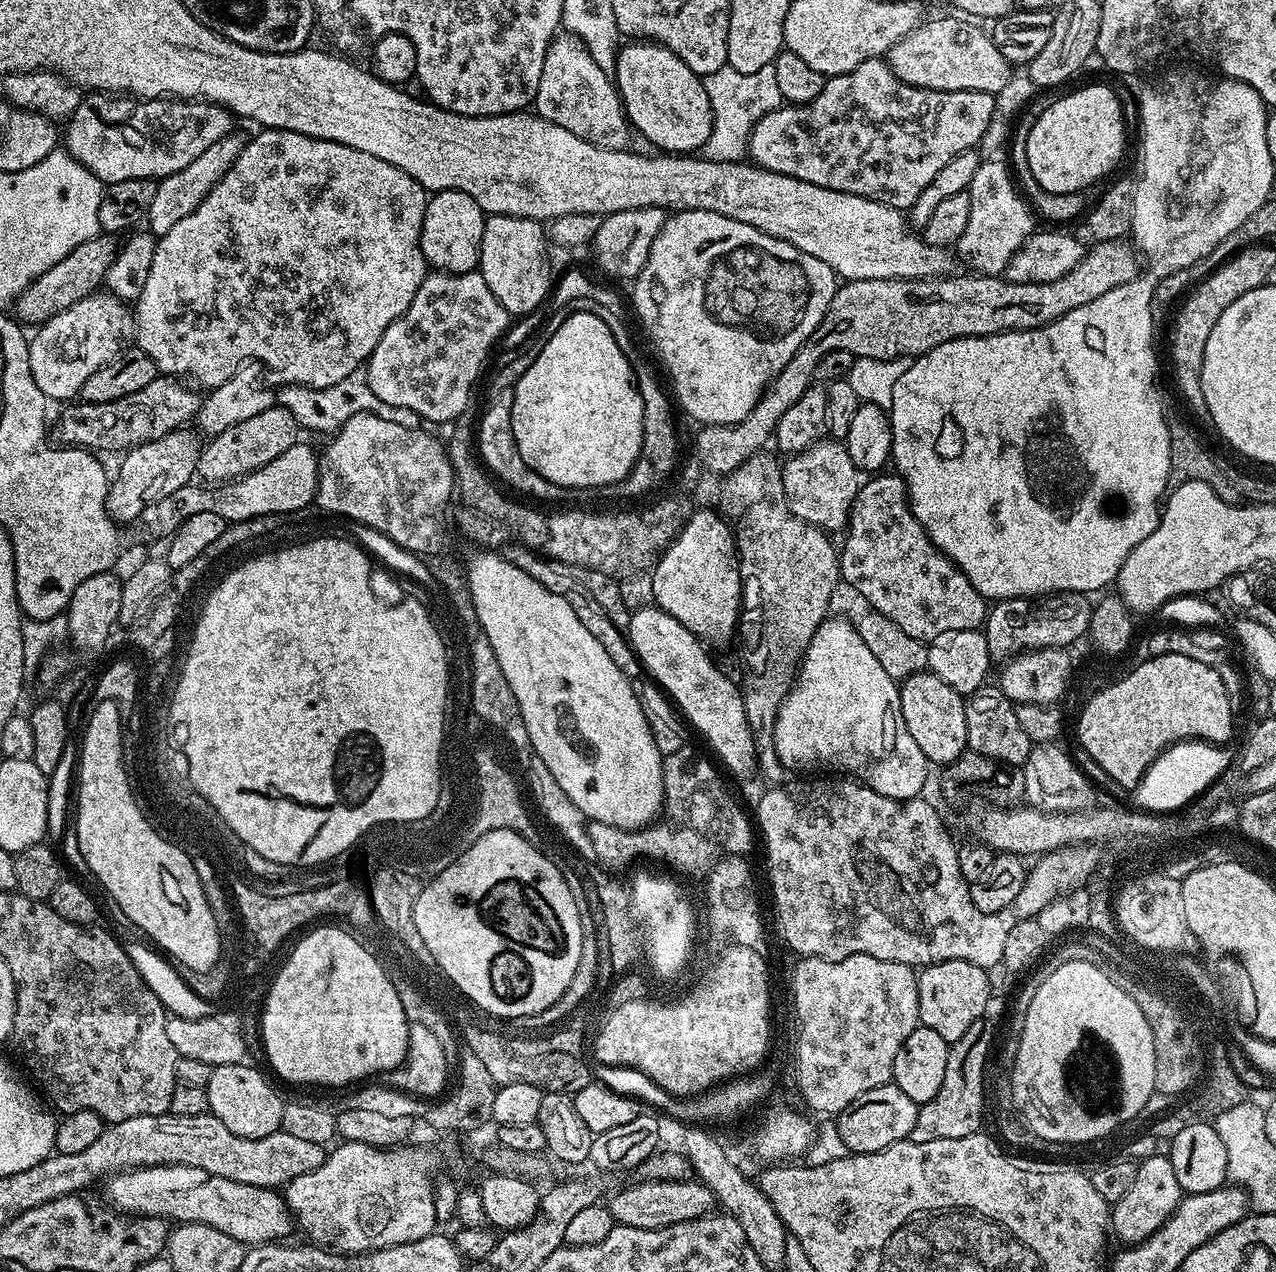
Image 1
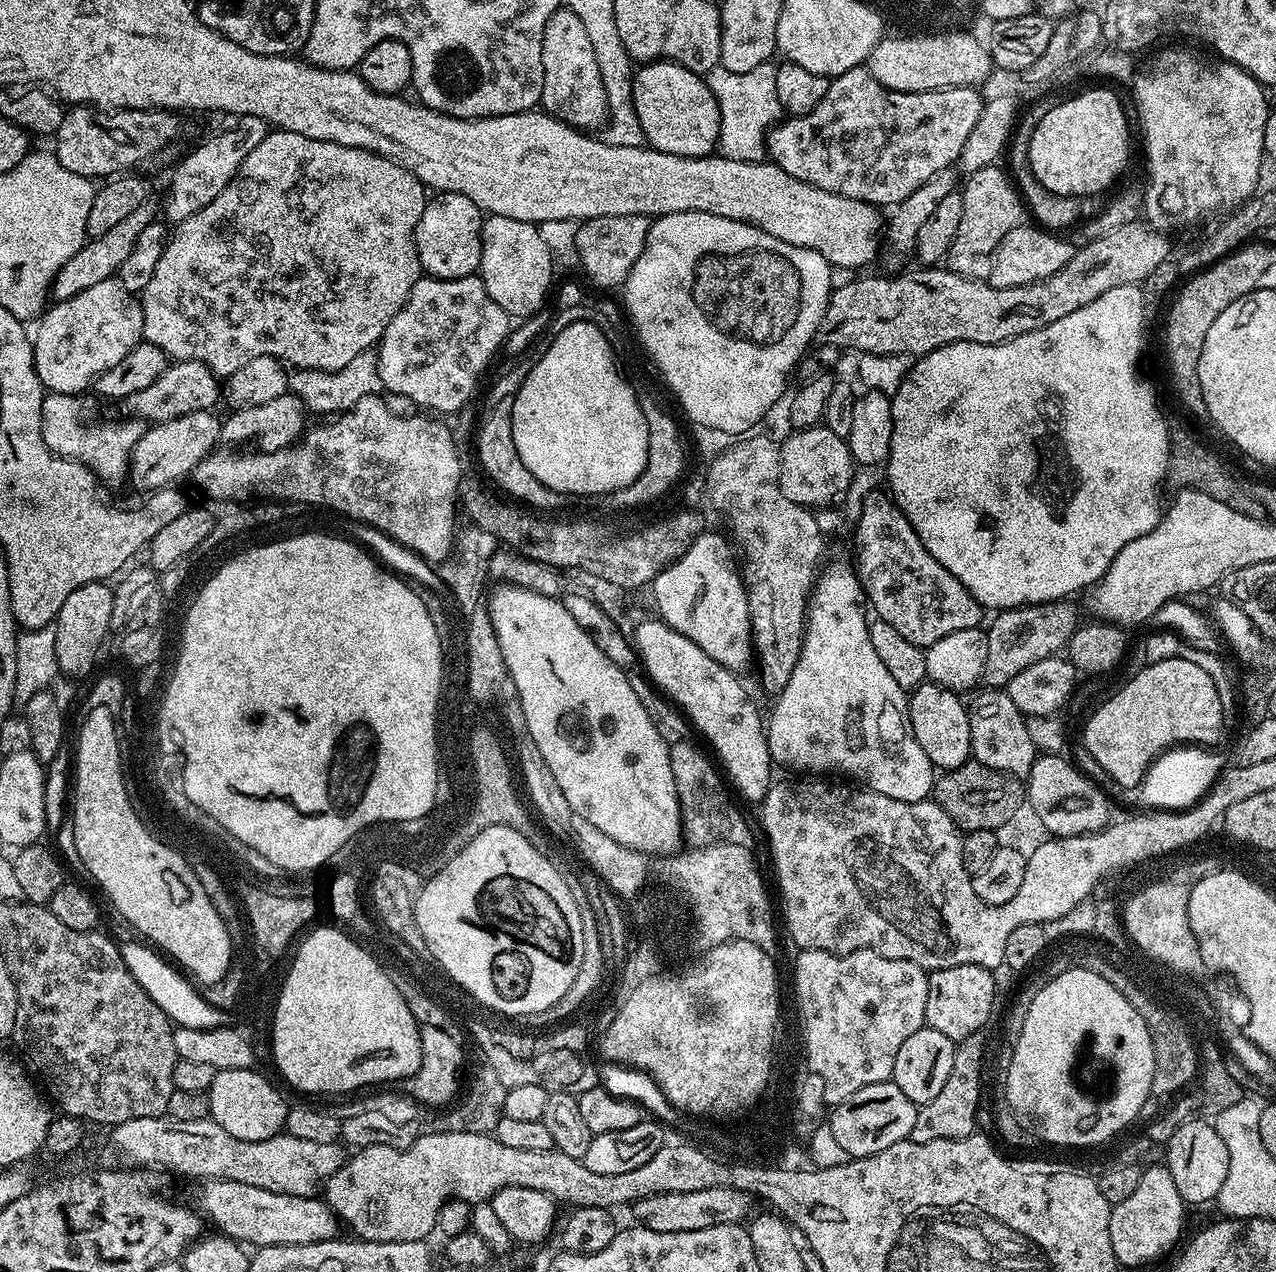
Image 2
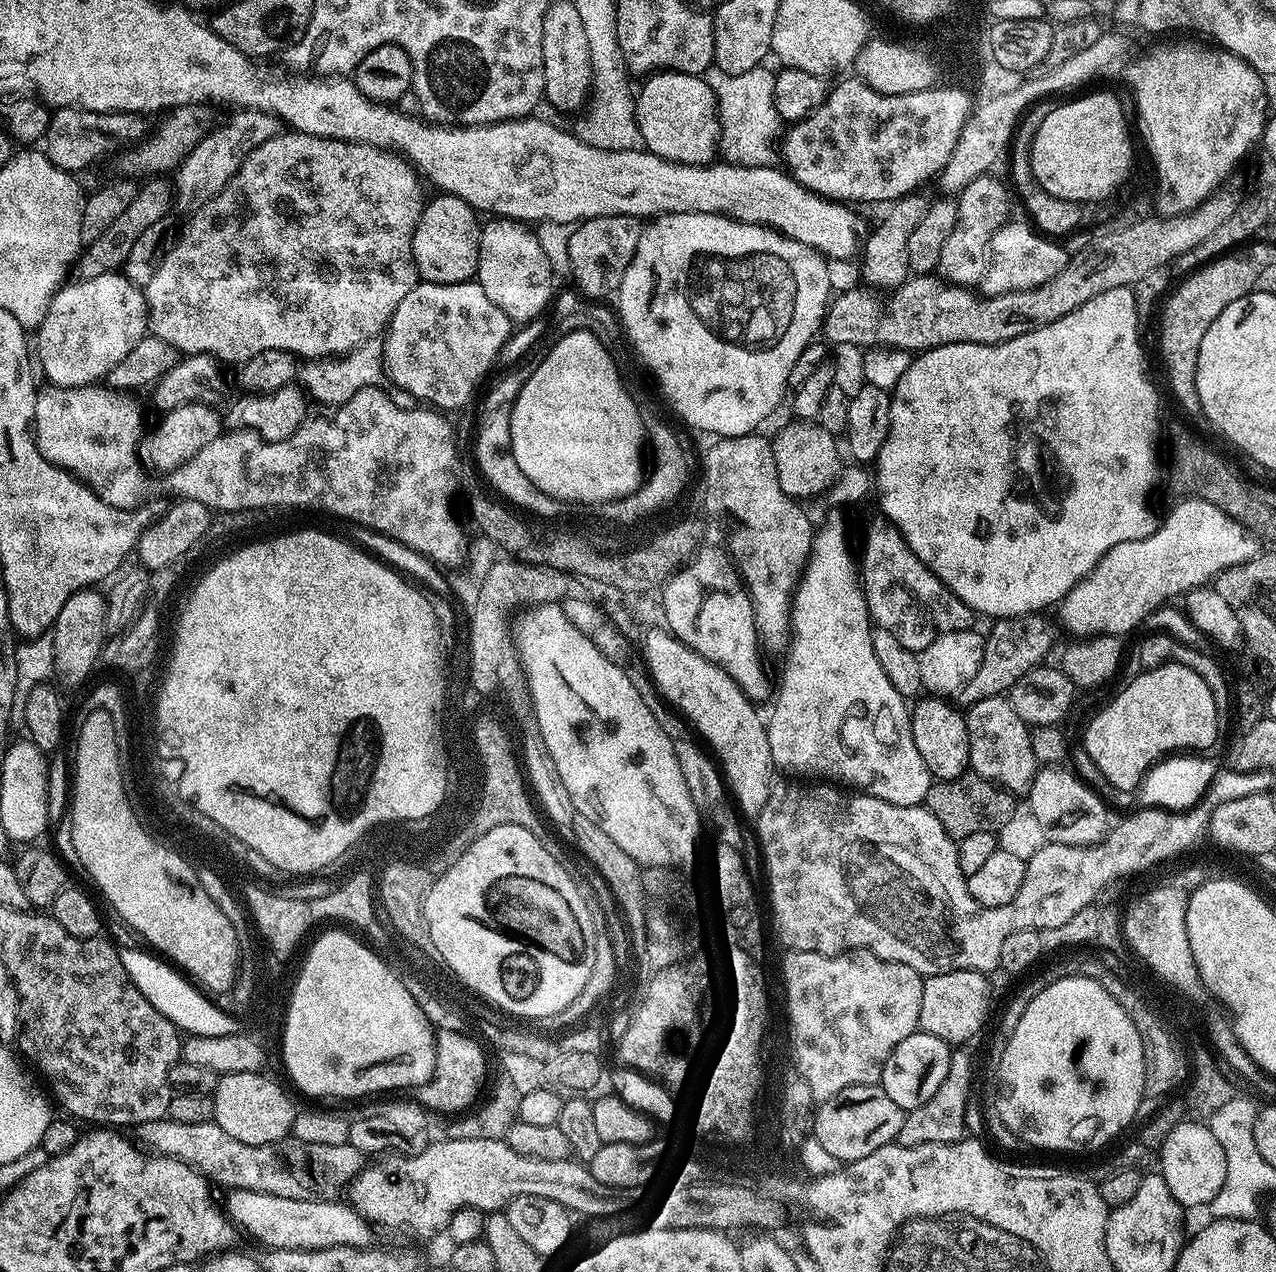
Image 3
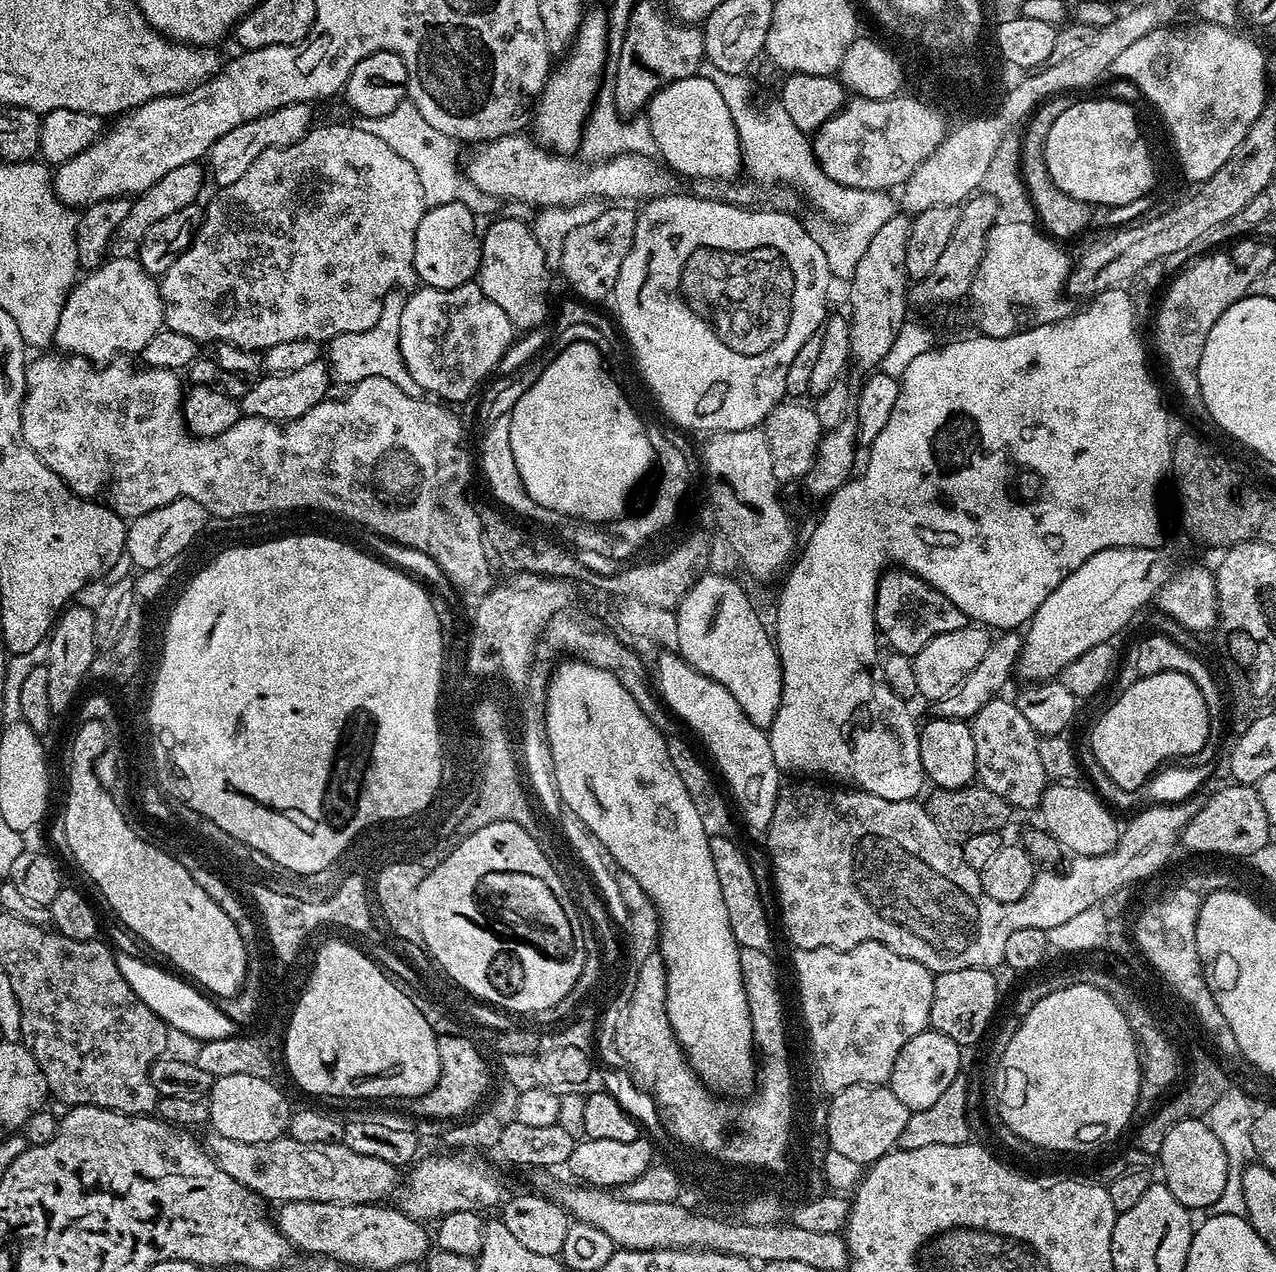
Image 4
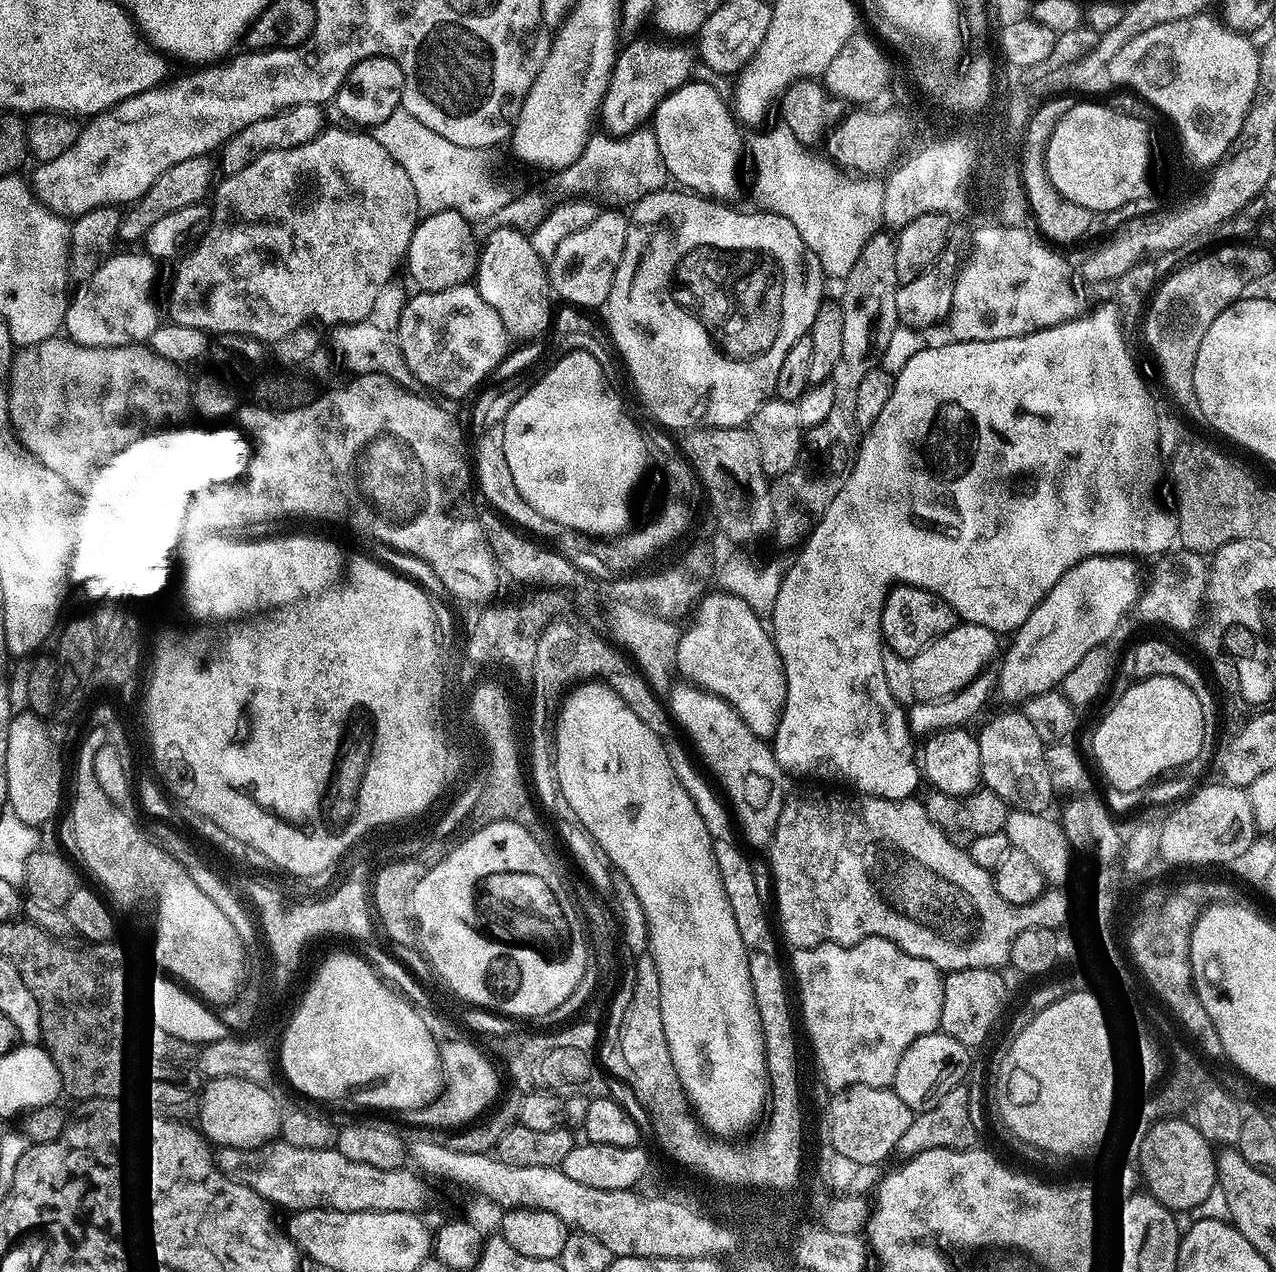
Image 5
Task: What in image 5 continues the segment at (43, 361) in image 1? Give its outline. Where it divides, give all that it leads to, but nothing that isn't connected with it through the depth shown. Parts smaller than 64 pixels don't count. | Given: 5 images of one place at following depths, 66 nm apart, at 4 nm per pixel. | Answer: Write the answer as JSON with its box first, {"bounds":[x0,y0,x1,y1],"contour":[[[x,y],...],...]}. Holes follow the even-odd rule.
{"bounds":[63,250,162,348],"contour":[[[143,250],[119,252],[109,256],[81,287],[84,289],[68,301],[63,331],[75,344],[95,348],[144,344],[162,323],[162,312],[160,316],[152,298],[157,261]]]}

